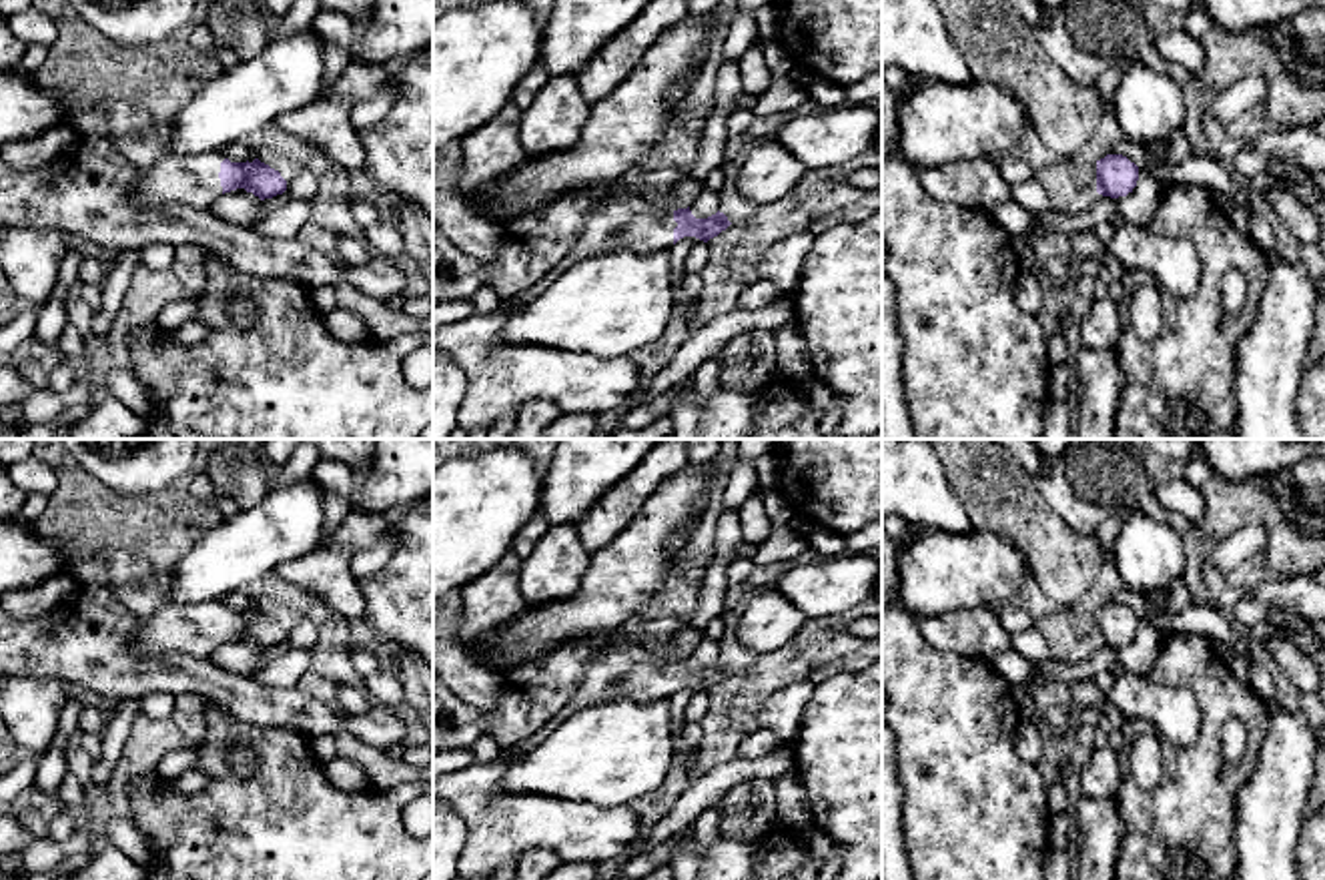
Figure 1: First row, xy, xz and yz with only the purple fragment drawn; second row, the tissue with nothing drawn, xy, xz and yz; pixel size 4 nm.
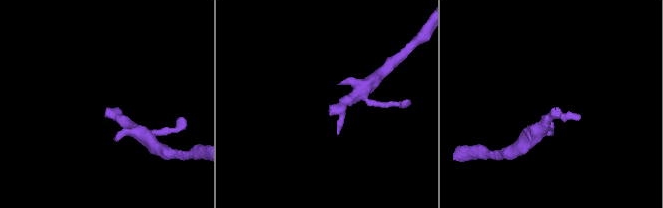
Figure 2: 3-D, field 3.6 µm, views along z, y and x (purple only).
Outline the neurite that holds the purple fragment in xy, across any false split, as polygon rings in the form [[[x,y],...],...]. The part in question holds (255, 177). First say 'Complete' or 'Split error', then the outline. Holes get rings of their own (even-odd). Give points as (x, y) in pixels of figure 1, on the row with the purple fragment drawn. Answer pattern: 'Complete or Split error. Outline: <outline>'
Split error. Outline: [[[223,152],[164,154],[140,170],[136,198],[146,206],[208,208],[220,194],[237,188],[265,200],[283,194],[287,180],[259,158],[231,162]]]

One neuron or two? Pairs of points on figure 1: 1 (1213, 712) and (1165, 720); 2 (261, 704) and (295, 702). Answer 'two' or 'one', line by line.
1: two
2: one

